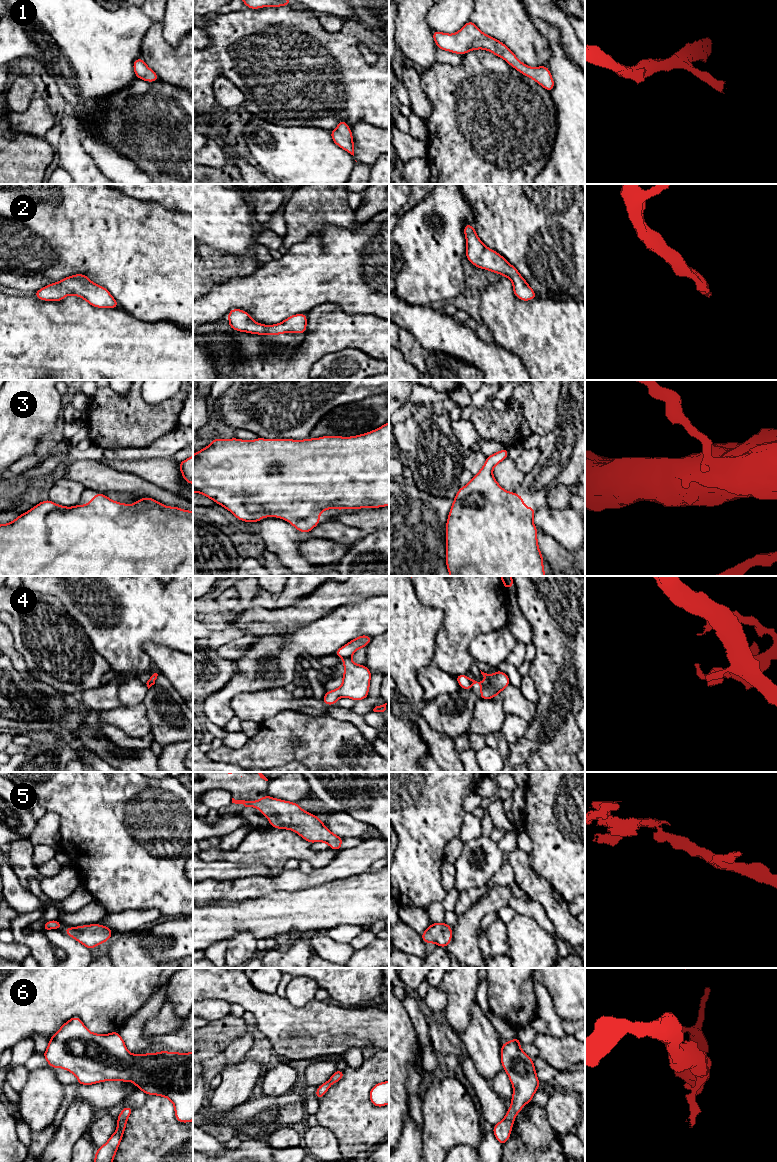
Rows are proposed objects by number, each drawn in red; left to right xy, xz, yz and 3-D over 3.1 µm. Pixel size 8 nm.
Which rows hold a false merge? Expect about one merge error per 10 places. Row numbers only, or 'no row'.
4

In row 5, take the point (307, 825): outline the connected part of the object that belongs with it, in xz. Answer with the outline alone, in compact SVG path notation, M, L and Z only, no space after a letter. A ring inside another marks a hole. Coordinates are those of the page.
M268 795L256 801L235 800L232 803L259 809L269 820L271 827L296 832L309 843L326 842L333 850L341 850L344 838L333 834L312 813L304 811L297 803L280 800Z

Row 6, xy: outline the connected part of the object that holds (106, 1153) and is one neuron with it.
M125 1106L119 1113L117 1119L117 1130L111 1135L108 1141L95 1152L94 1162L113 1162L119 1144L127 1125L127 1119L133 1112L133 1108Z

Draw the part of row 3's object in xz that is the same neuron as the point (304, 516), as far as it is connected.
M389 422L383 426L351 437L323 436L316 439L305 440L292 439L263 439L253 441L232 439L212 439L212 443L202 450L193 454L193 493L200 494L212 499L215 503L229 510L238 520L245 522L259 522L264 517L278 517L288 521L298 531L309 533L320 522L320 513L327 509L343 510L346 508L379 508L389 506Z

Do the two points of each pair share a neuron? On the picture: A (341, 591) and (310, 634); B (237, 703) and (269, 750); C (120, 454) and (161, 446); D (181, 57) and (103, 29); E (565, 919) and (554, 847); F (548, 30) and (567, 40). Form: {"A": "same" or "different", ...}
{"A": "different", "B": "different", "C": "same", "D": "different", "E": "different", "F": "different"}

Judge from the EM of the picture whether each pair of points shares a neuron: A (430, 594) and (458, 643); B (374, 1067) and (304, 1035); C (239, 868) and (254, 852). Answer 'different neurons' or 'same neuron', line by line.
A: same neuron
B: different neurons
C: different neurons

